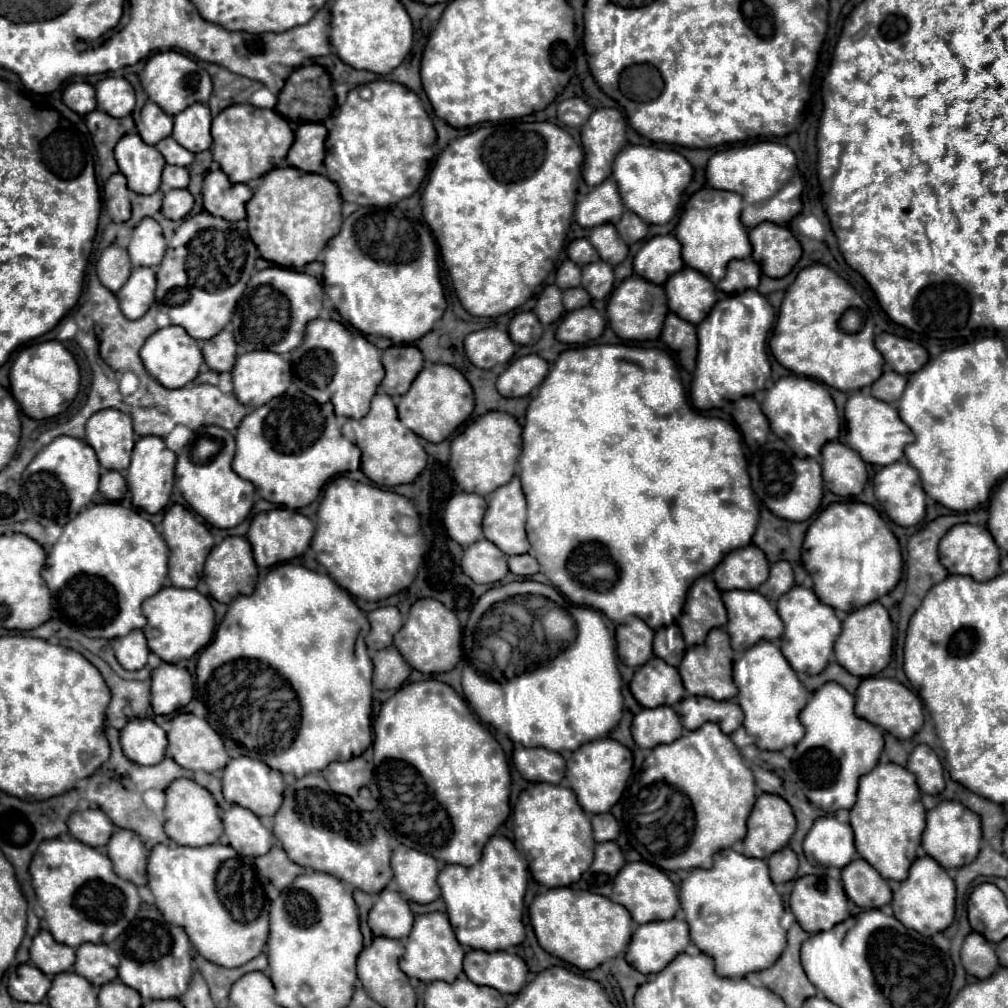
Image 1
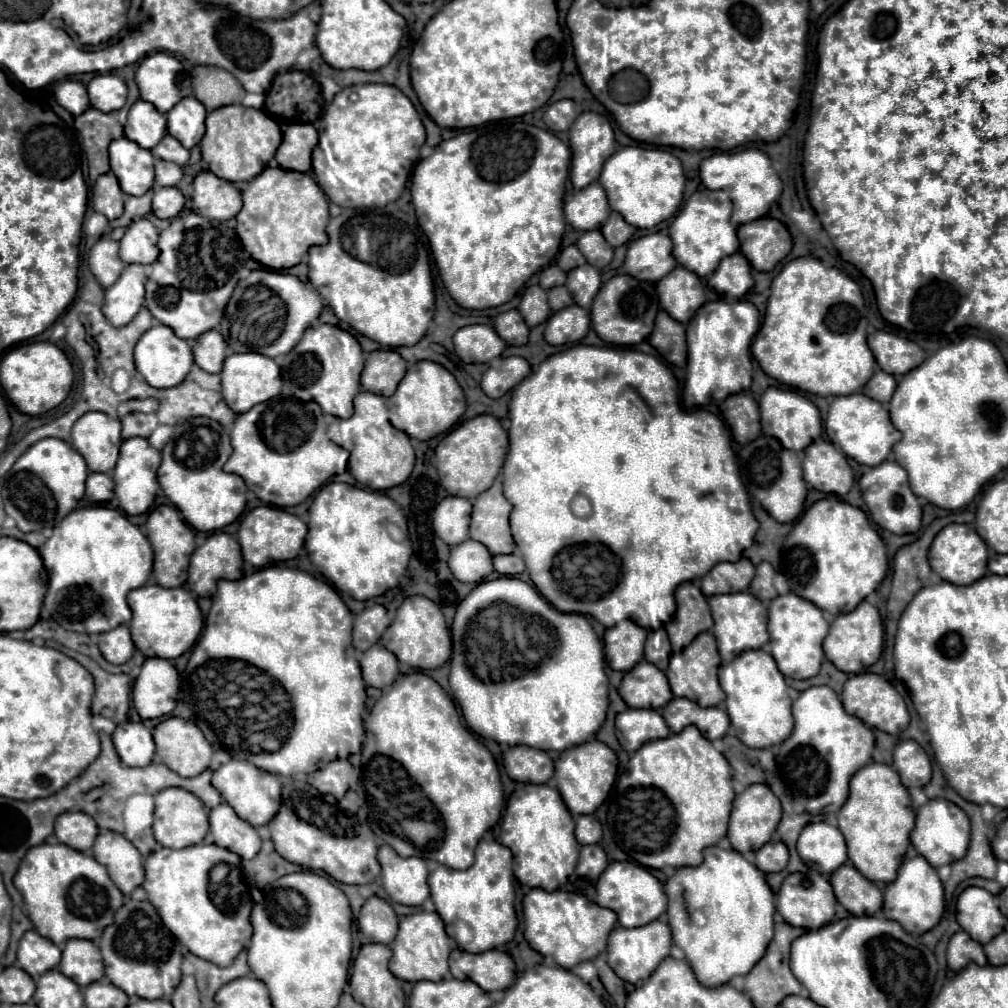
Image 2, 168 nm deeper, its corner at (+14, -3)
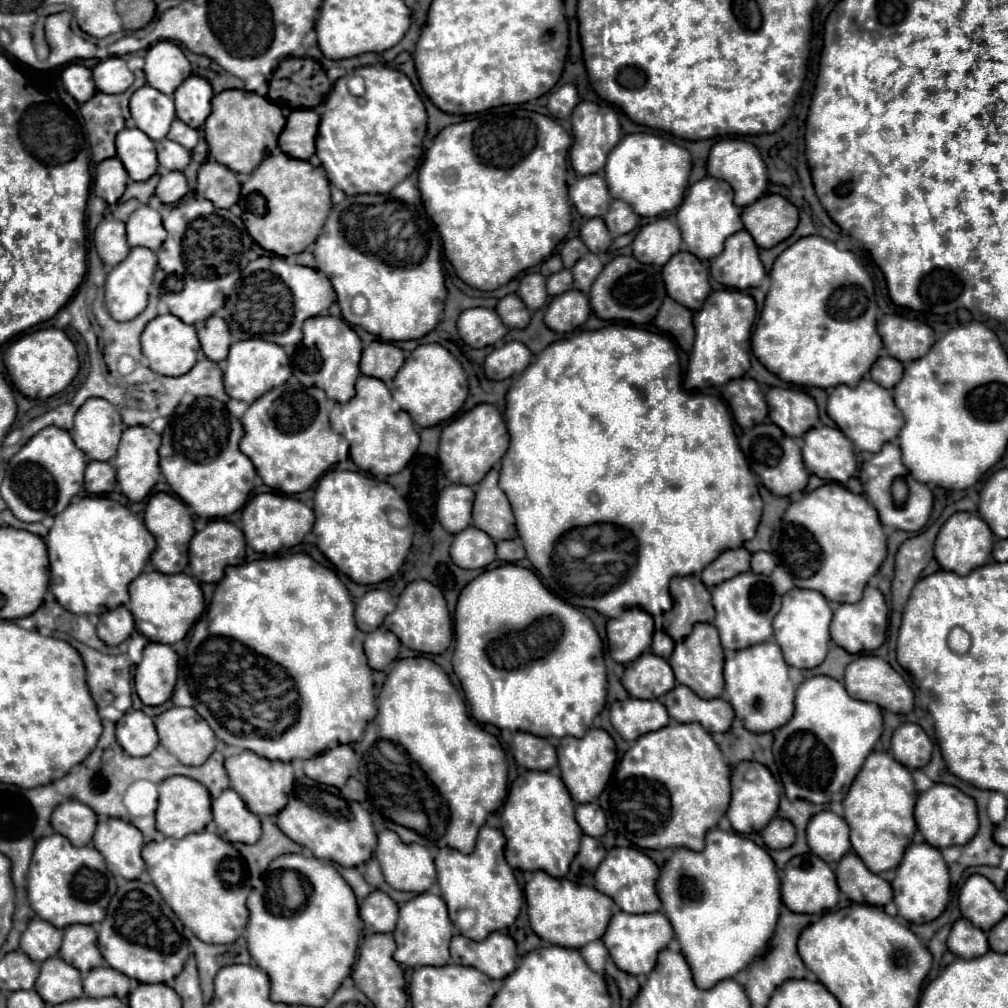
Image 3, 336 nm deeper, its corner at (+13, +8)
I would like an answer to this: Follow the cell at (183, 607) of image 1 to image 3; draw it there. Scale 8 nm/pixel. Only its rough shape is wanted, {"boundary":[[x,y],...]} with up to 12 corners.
{"boundary":[[140,573],[128,609],[150,642],[184,639],[206,607],[186,573]]}

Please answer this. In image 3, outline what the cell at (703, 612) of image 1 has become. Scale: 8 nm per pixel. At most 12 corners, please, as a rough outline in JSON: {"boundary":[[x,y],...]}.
{"boundary":[[698,575],[674,577],[674,607],[664,631],[682,641],[694,623],[714,619],[710,591]]}

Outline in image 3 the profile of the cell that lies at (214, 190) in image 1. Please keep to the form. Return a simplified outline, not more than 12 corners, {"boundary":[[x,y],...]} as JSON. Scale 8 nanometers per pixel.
{"boundary":[[206,161],[196,193],[228,209],[240,197],[236,173]]}

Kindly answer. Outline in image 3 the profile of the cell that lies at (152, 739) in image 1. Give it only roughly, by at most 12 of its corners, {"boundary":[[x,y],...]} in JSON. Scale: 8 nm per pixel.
{"boundary":[[128,709],[116,739],[134,757],[158,745],[152,717]]}

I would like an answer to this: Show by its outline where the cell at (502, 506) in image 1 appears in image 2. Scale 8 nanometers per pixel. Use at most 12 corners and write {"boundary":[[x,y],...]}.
{"boundary":[[501,478],[475,498],[471,538],[513,554]]}

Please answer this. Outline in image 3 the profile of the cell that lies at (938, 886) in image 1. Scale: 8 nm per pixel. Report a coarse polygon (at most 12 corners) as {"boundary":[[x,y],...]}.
{"boundary":[[908,845],[892,881],[898,913],[934,921],[950,875],[938,847]]}

